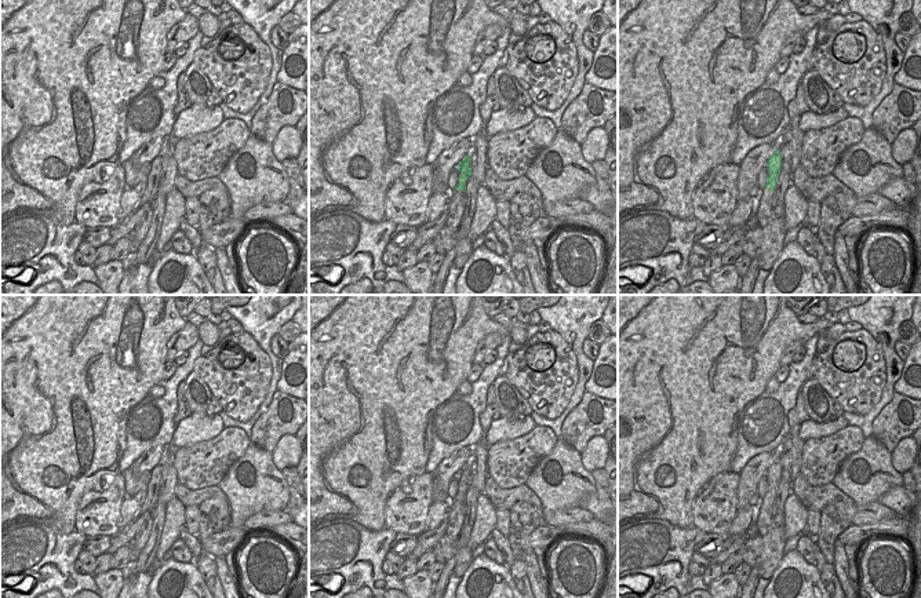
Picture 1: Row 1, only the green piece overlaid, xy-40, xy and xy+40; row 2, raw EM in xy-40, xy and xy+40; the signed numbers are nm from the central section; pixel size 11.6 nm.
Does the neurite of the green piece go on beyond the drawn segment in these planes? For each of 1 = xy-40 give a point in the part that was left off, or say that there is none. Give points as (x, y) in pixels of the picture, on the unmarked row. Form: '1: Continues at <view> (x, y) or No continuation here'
1: No continuation here.

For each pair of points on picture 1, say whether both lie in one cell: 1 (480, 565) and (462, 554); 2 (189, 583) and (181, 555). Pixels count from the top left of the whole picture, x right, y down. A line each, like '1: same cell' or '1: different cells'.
1: different cells
2: different cells

